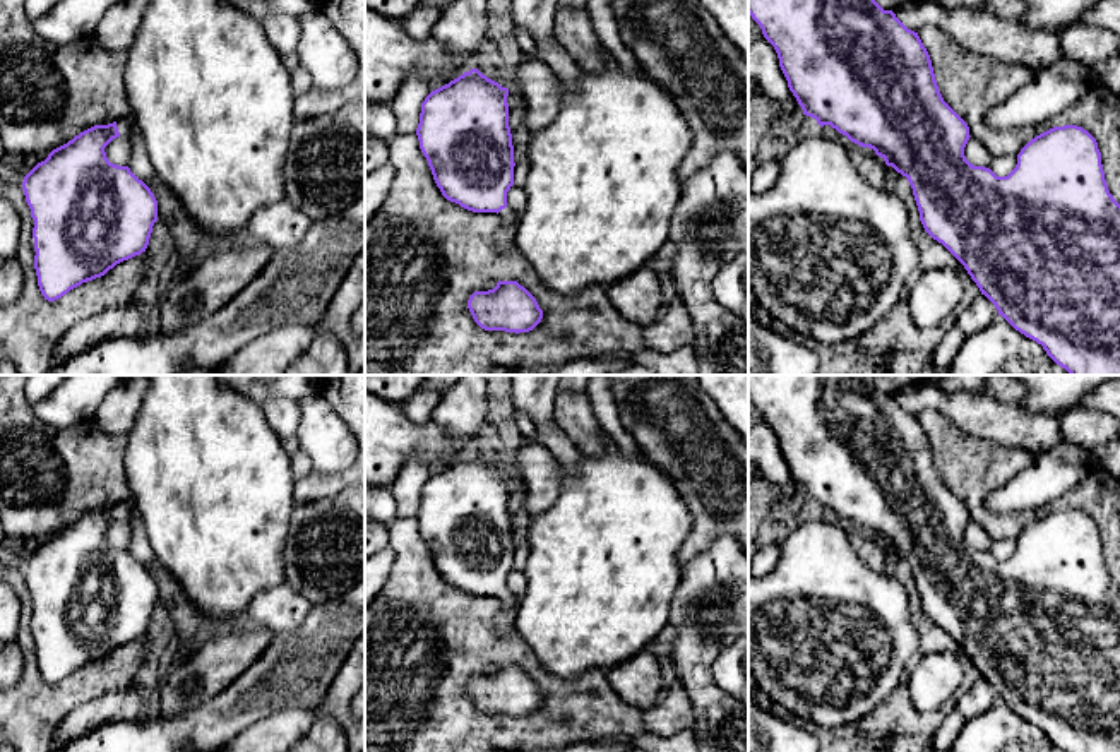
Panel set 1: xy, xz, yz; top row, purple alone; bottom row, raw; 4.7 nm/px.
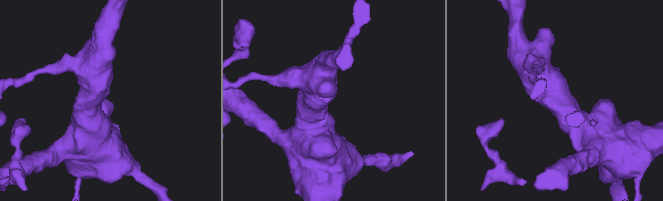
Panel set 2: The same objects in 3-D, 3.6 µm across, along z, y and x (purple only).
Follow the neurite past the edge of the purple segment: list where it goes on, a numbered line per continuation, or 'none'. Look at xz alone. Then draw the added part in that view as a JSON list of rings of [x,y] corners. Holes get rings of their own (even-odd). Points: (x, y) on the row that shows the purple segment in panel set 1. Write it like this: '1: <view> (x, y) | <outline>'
1: xz (504, 238) | [[[505,207],[498,212],[498,218],[502,221],[502,226],[495,235],[495,248],[498,252],[509,252],[514,245],[514,235],[517,230],[517,214],[512,209]]]

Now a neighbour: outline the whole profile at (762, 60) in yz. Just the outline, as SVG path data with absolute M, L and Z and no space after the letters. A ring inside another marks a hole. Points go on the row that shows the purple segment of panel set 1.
M764 36L748 45L748 77L757 79L766 98L779 108L791 104L795 120L801 122L803 110L788 87L788 81L779 67L774 46Z

